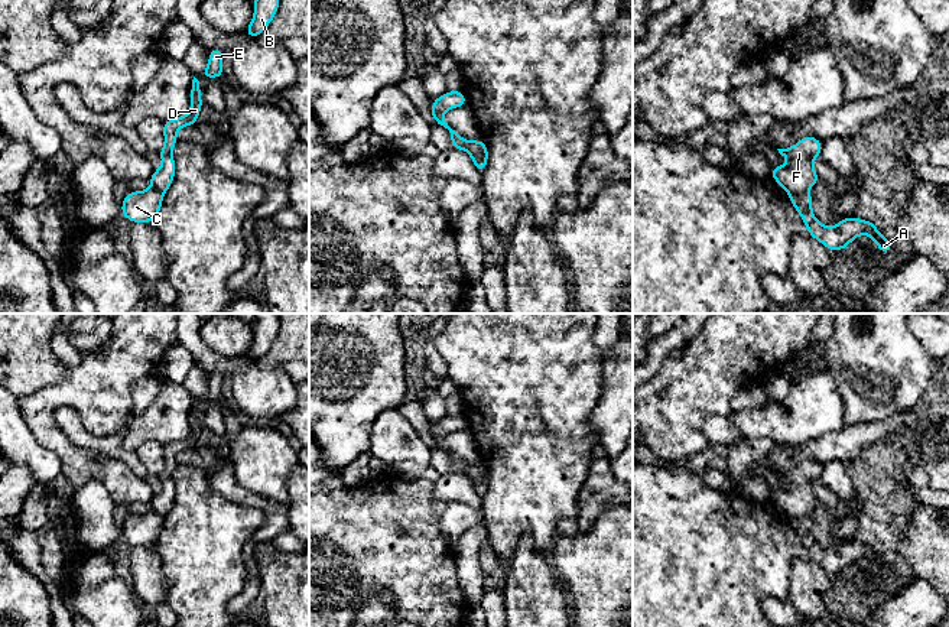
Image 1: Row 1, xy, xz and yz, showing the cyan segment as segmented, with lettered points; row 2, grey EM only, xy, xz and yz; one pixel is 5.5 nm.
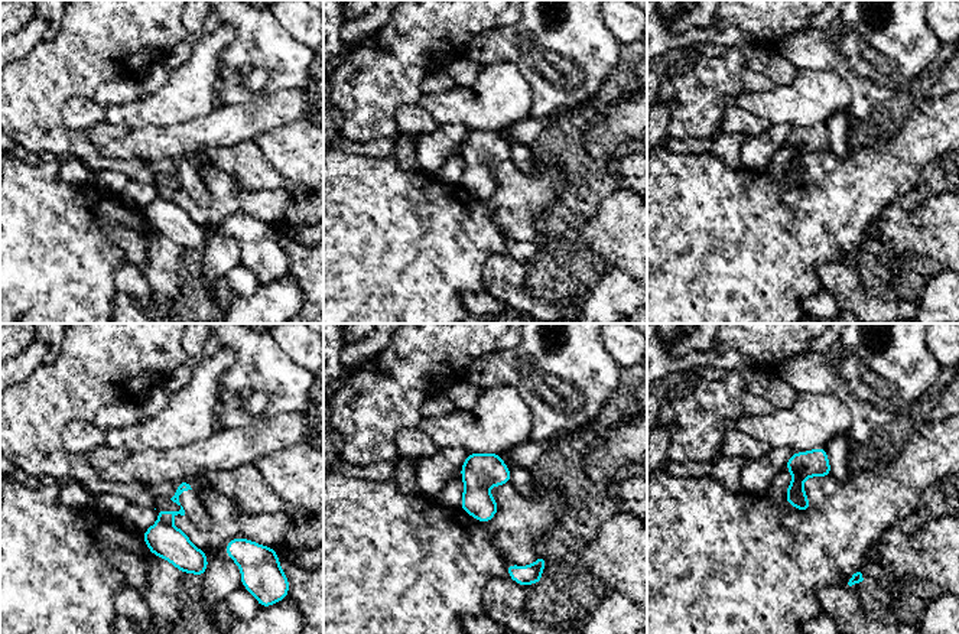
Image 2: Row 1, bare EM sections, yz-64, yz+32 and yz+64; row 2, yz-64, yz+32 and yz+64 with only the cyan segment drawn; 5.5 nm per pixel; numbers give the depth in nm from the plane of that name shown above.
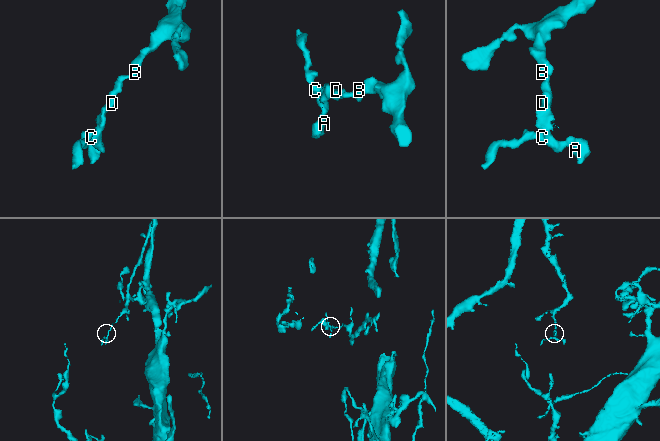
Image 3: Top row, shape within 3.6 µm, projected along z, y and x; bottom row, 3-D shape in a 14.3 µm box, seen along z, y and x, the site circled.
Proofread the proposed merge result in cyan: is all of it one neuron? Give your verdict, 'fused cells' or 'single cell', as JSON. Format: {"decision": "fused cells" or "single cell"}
{"decision": "fused cells"}

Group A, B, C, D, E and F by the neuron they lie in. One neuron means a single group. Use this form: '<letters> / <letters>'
A C / B D E F

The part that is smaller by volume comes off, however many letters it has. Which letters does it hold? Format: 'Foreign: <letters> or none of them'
Foreign: A, C

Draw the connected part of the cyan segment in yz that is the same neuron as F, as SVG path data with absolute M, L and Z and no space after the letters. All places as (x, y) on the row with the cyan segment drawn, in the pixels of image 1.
M806 136L792 147L777 149L779 153L790 160L789 165L771 168L771 178L790 194L803 194L812 185L820 182L813 169L813 159L822 156L822 142Z

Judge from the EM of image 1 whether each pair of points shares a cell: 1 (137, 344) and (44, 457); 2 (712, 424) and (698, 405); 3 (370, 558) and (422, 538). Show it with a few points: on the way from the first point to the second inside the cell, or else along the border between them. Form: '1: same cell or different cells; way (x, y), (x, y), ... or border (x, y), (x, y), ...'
1: different cells; border (28, 425), (35, 439), (57, 455), (61, 471)
2: different cells; border (727, 415), (704, 421), (707, 442)
3: same cell; way (383, 556), (403, 556), (409, 551)

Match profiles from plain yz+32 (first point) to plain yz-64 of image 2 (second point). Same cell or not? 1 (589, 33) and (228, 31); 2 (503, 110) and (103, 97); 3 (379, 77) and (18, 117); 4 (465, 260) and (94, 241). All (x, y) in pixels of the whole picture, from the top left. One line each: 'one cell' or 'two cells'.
1: two cells
2: two cells
3: one cell
4: one cell

